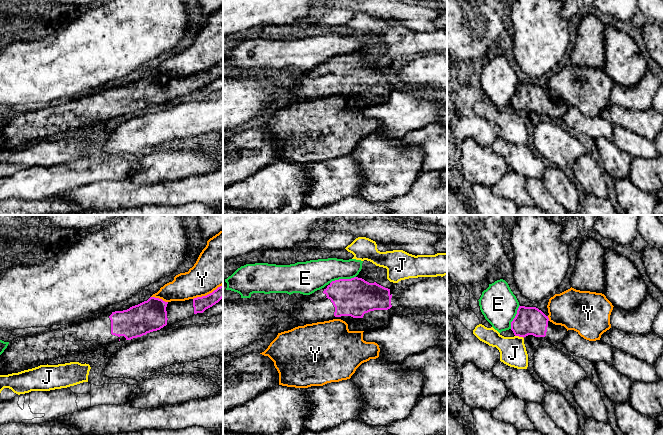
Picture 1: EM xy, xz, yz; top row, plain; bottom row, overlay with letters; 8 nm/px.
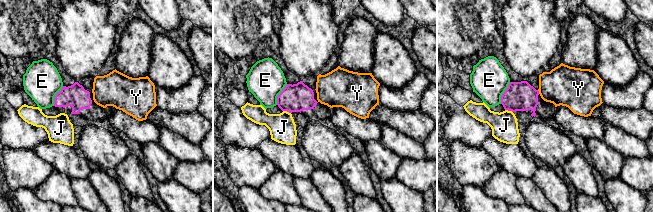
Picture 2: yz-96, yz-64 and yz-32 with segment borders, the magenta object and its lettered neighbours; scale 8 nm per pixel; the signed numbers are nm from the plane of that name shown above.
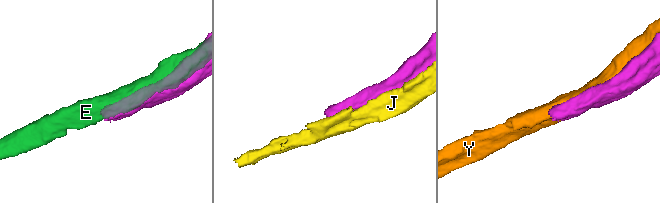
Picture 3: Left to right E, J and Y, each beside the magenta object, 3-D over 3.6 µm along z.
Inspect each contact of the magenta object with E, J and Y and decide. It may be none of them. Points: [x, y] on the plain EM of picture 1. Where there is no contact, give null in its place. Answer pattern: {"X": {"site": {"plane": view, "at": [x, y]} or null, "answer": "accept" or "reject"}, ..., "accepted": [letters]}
{"E": {"site": {"plane": "xz", "at": [342, 55]}, "answer": "reject"}, "J": {"site": {"plane": "yz", "at": [519, 112]}, "answer": "reject"}, "Y": {"site": {"plane": "xy", "at": [158, 74]}, "answer": "reject"}, "accepted": []}

